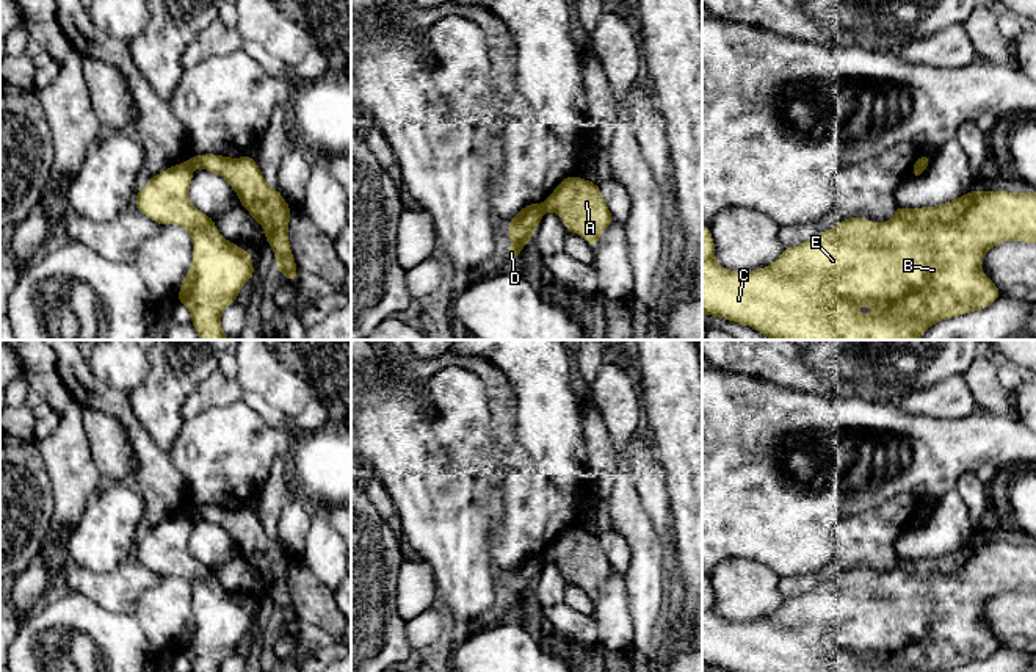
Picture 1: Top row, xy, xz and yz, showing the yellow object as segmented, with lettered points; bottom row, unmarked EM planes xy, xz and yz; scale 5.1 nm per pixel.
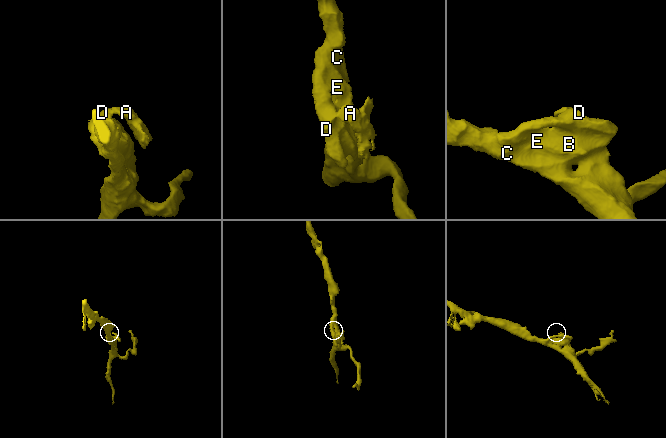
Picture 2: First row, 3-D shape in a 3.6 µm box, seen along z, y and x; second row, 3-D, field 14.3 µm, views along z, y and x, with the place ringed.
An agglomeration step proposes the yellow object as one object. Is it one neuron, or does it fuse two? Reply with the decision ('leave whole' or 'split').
split

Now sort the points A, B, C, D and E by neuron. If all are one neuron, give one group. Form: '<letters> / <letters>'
A / B C D E

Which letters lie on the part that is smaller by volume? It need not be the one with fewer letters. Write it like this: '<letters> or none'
A

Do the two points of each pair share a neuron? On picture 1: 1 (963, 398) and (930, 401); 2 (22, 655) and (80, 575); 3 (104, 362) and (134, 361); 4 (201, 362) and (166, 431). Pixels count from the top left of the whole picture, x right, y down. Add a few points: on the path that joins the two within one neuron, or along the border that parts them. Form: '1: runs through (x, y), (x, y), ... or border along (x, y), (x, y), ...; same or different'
1: runs through (955, 398), (938, 401); same
2: border along (61, 588), (79, 591), (102, 606); different
3: runs through (112, 362), (126, 362); same
4: runs through (184, 379), (166, 397), (166, 414); same

